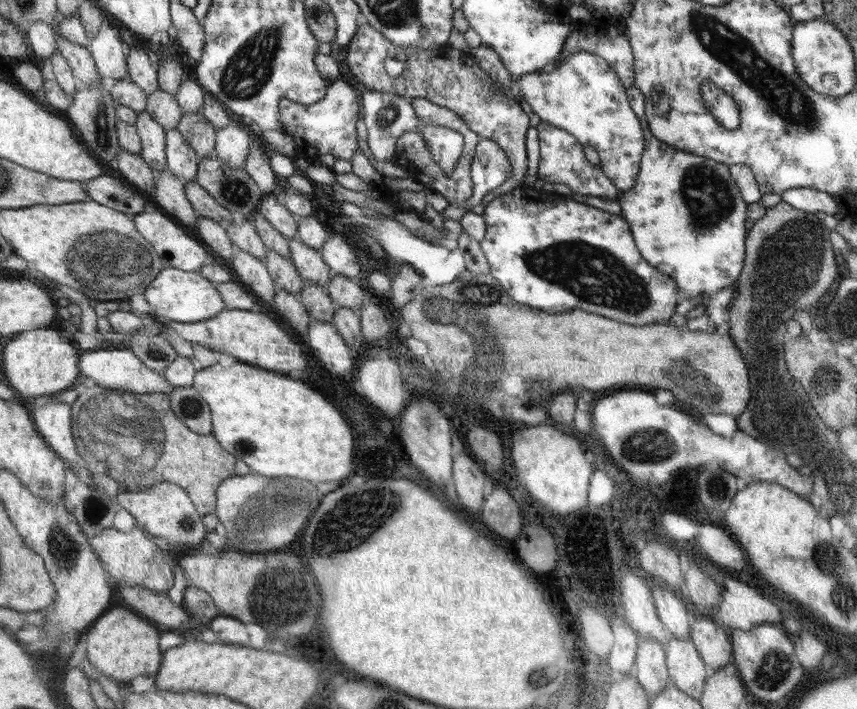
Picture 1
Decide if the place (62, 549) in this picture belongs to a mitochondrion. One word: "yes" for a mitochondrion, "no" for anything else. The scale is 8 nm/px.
yes

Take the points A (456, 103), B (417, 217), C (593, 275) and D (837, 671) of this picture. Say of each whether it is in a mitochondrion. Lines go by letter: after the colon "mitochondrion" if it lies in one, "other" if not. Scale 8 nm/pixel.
A: other
B: other
C: mitochondrion
D: other

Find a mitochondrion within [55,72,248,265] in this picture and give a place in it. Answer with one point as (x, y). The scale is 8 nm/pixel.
(101, 119)

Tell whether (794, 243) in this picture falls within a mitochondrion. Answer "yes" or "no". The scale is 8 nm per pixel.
yes

